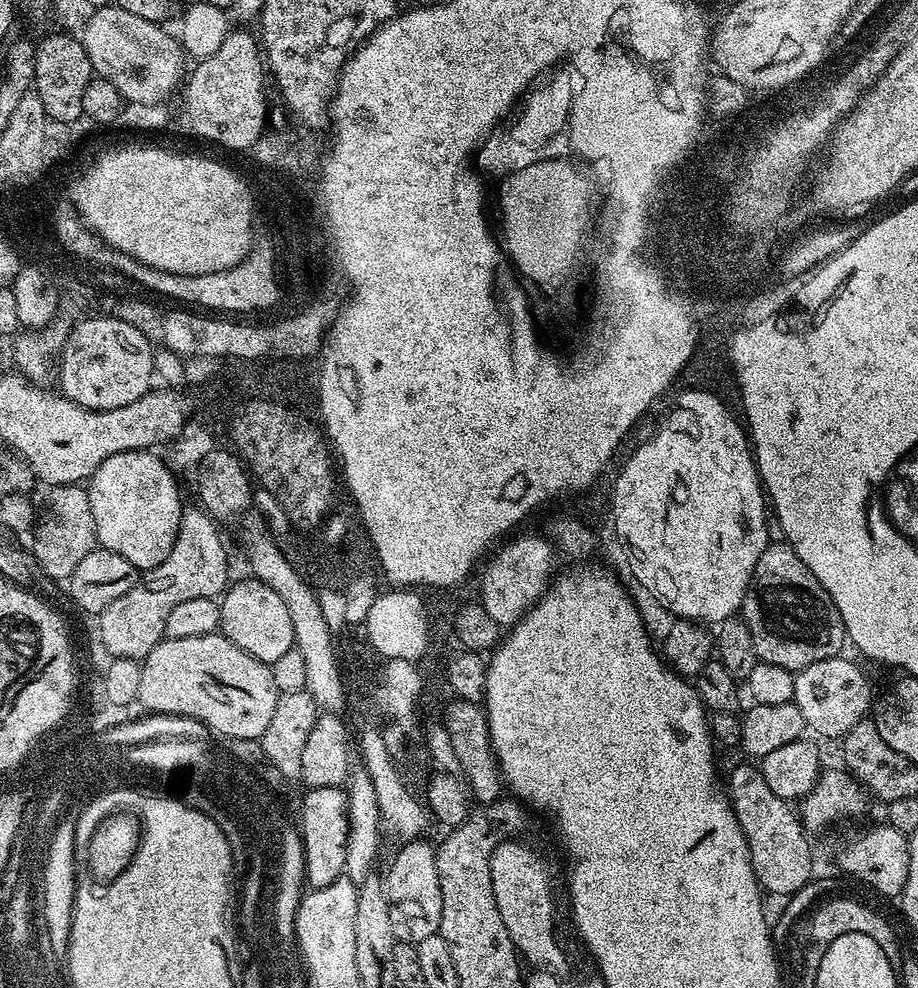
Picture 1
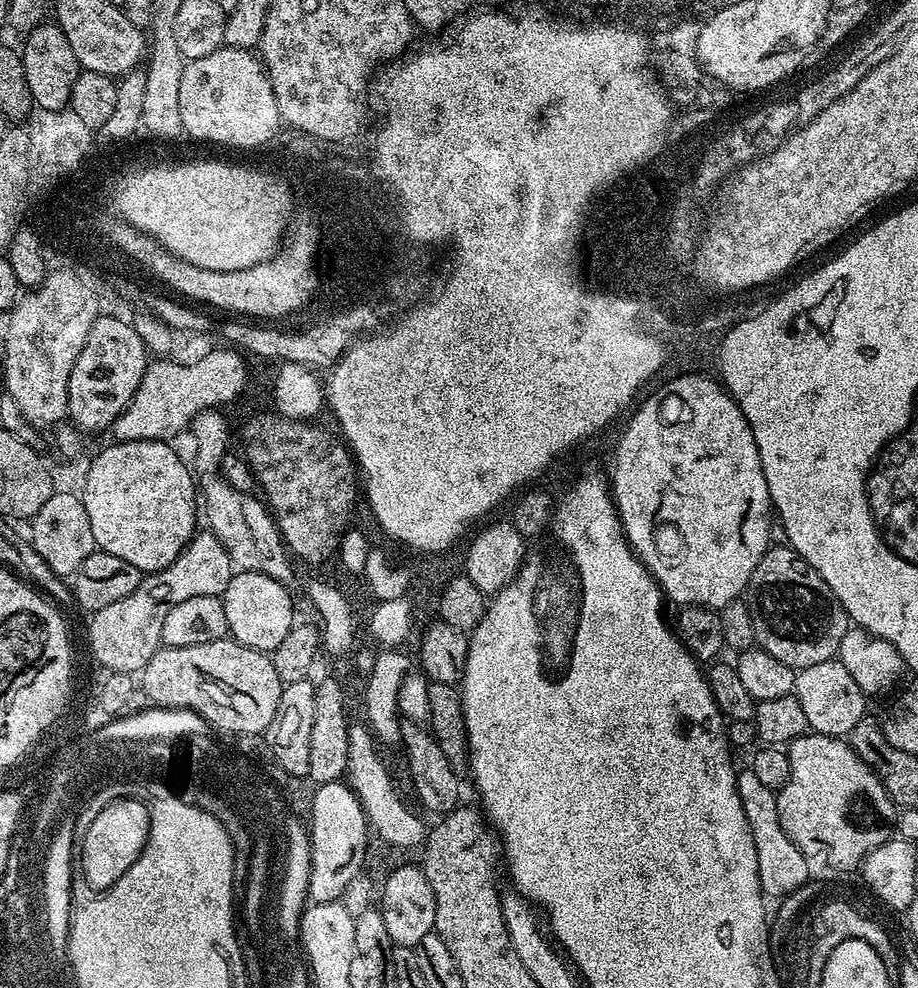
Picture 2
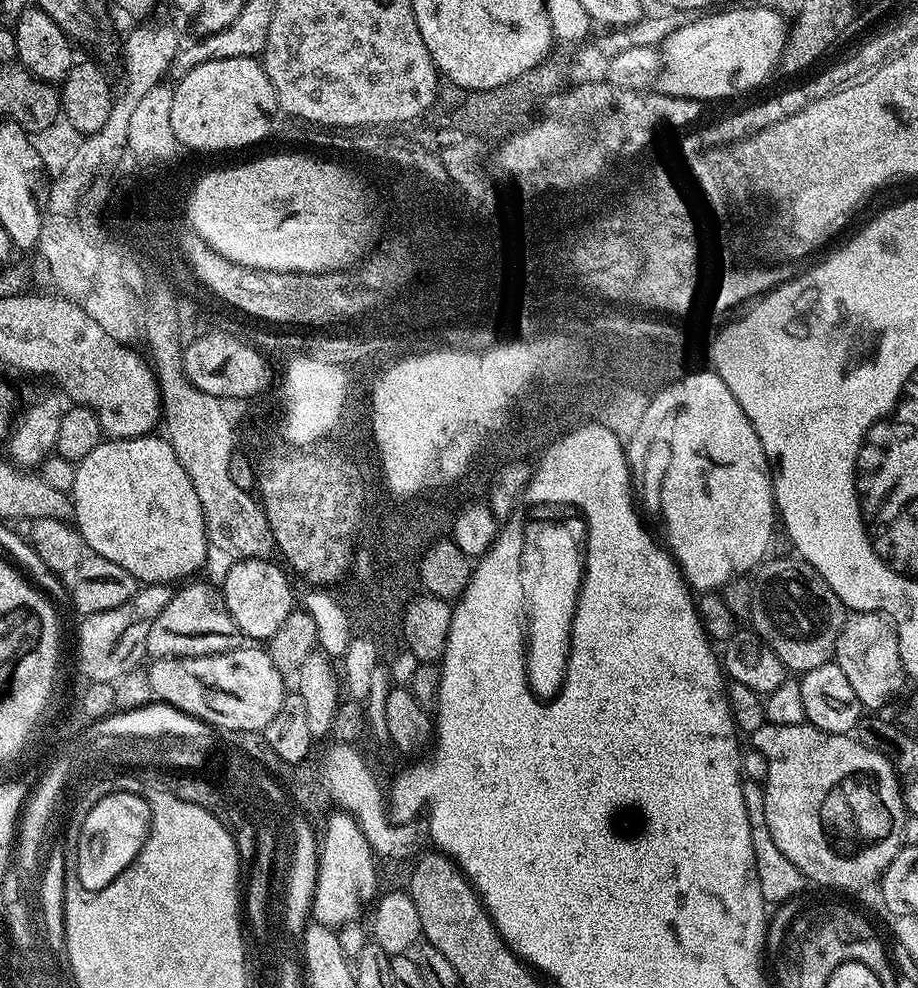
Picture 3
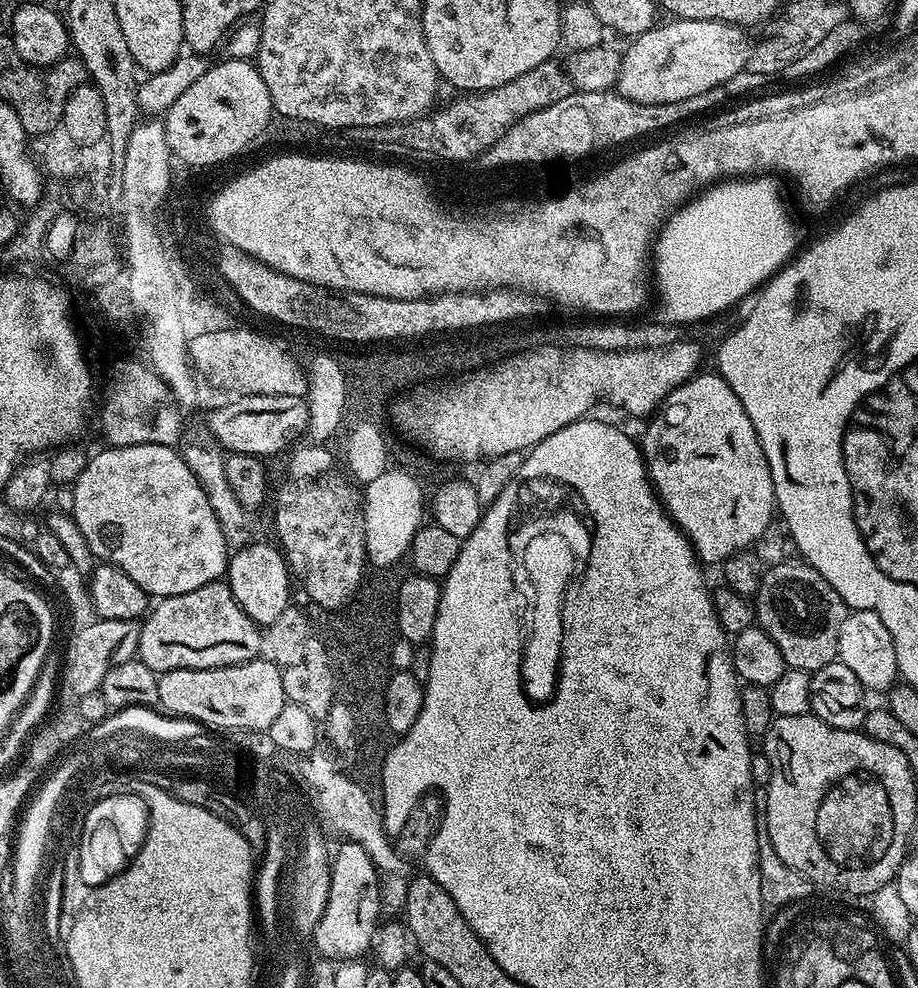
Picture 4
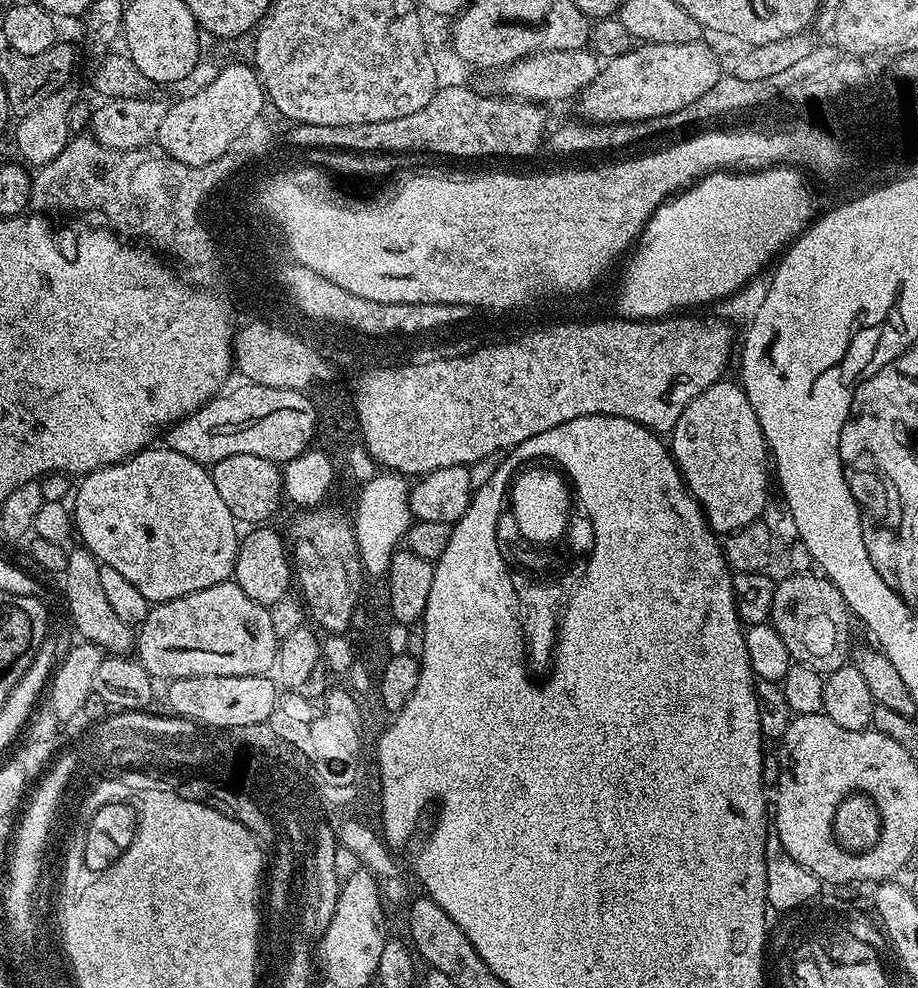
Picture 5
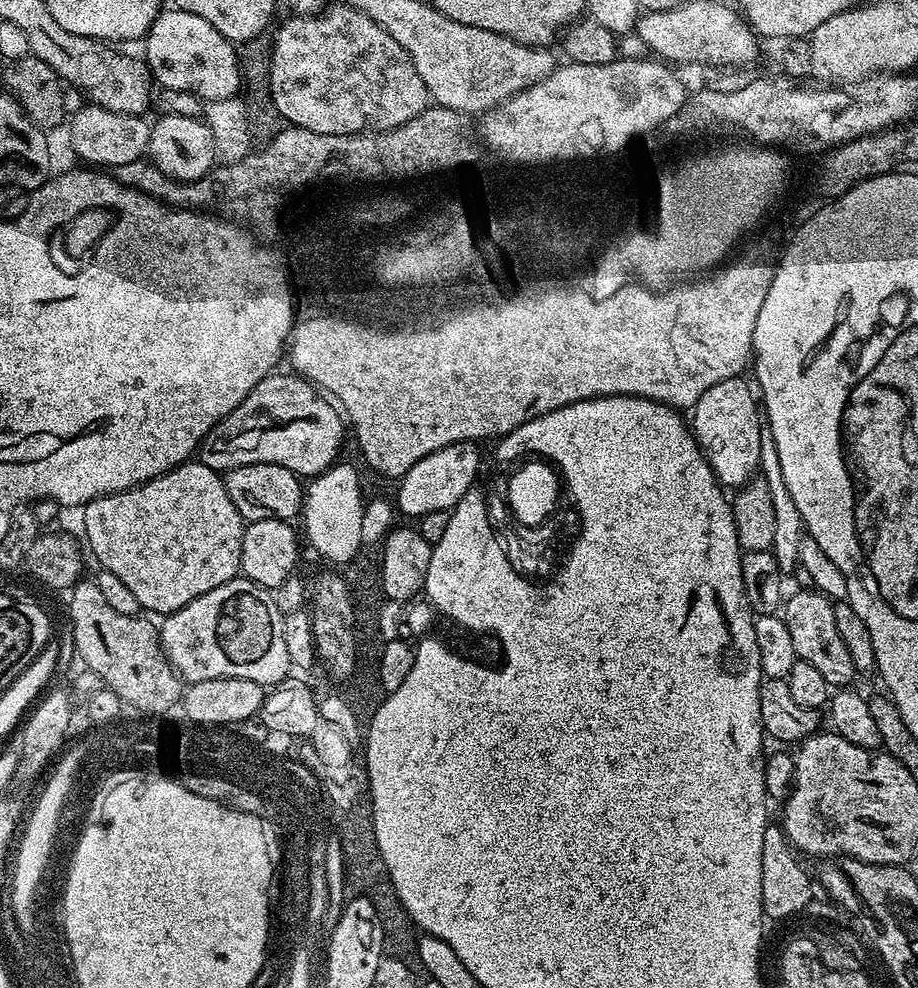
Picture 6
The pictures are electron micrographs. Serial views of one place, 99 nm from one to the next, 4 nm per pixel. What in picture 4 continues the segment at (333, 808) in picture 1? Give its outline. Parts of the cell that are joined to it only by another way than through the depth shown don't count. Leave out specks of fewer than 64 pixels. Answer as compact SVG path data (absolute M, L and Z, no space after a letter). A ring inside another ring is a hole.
M344 842L340 850L331 857L331 878L327 887L326 899L322 904L316 922L314 948L324 956L329 956L332 962L350 960L353 952L340 952L338 934L344 940L356 938L356 957L360 958L373 947L374 938L371 935L372 922L376 914L376 889L378 889L379 873L376 872L371 858L362 845L355 842Z

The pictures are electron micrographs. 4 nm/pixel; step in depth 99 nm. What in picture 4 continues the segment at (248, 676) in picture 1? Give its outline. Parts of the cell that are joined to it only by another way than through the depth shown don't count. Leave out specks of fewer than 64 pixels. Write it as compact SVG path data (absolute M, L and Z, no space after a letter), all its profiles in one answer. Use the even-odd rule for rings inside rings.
M267 658L248 660L245 664L231 664L221 668L179 668L161 672L157 678L157 705L169 717L184 717L213 730L252 729L263 732L278 718L286 703L284 678L281 669Z

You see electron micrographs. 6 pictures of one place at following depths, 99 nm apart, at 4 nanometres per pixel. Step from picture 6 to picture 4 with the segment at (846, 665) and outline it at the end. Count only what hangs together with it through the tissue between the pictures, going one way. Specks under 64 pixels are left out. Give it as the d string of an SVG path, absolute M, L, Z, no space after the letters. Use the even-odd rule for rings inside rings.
M787 562L769 567L756 591L754 607L756 624L774 638L787 667L814 673L837 659L839 630L850 609L811 564Z

